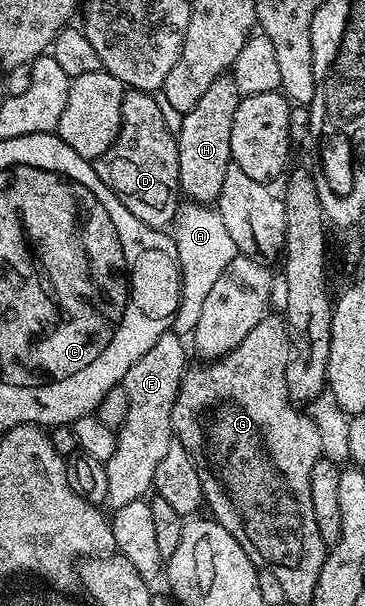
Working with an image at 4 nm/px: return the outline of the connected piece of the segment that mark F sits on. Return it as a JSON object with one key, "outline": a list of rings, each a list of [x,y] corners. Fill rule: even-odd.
{"outline":[[[169,331],[123,376],[121,384],[129,395],[129,415],[125,415],[125,423],[117,430],[117,451],[113,451],[113,459],[105,462],[109,479],[106,504],[111,505],[112,510],[146,498],[154,486],[157,463],[161,463],[173,440],[173,403],[188,368],[187,349],[182,339],[175,331]]]}

